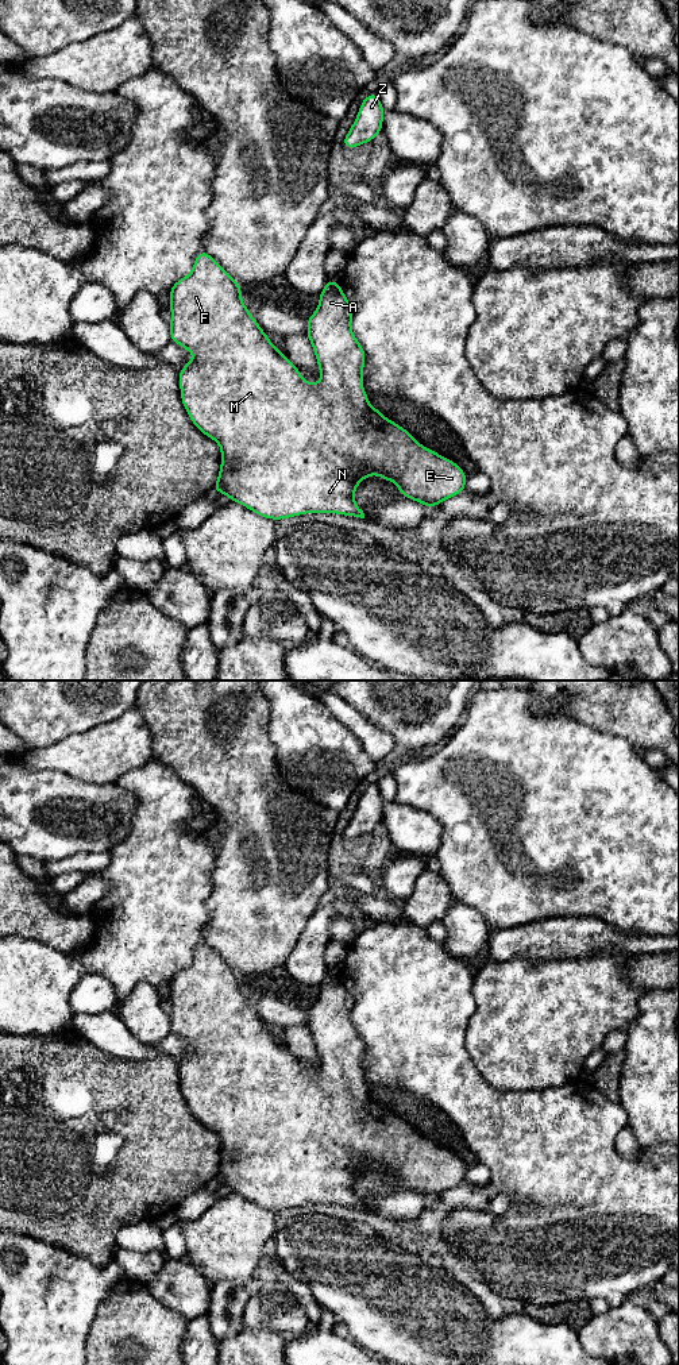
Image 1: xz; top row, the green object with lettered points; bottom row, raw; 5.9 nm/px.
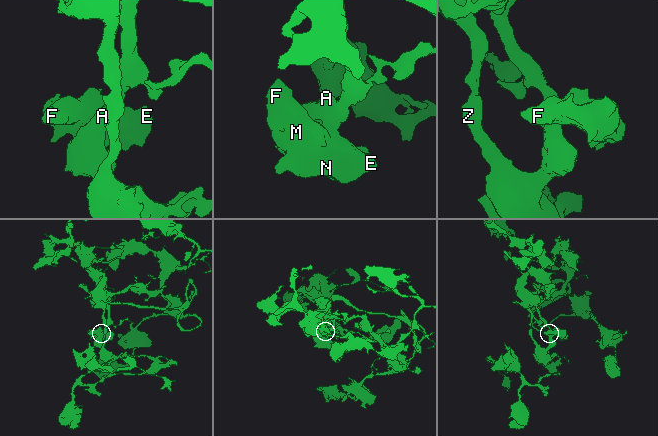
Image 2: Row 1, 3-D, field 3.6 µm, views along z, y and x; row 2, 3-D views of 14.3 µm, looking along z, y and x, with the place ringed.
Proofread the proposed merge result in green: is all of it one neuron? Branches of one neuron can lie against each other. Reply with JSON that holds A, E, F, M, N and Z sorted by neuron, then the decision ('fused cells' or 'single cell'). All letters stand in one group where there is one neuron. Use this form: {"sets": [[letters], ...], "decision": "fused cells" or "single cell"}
{"sets": [["A", "E", "F", "M", "N", "Z"]], "decision": "single cell"}

